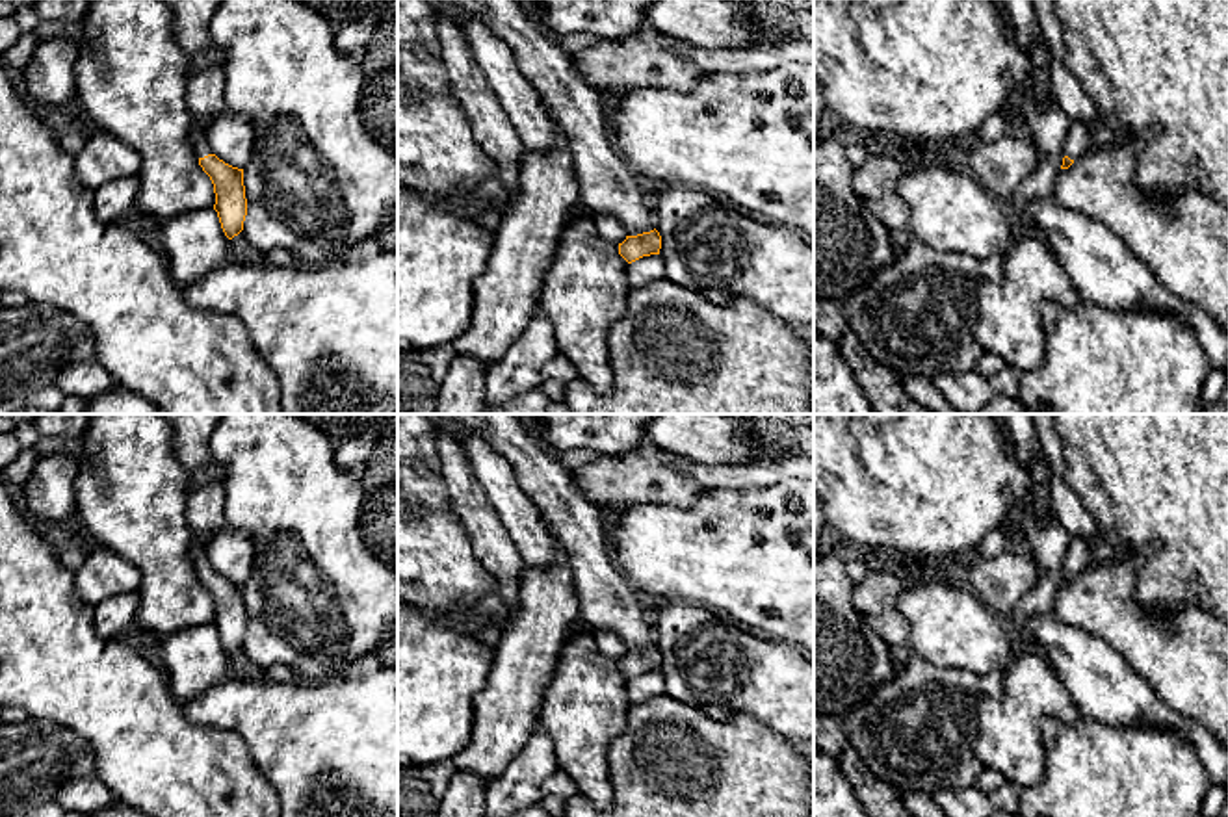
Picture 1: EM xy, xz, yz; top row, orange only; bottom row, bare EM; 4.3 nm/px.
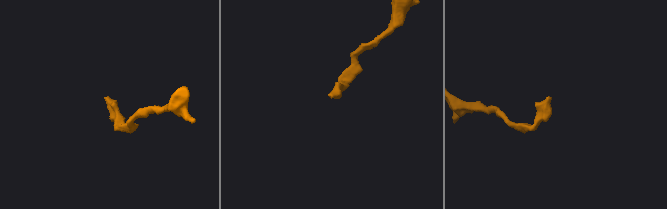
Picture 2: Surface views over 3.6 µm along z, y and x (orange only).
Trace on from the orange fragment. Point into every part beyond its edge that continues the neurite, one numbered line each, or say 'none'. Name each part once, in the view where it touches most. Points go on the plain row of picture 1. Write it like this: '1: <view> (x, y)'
1: xy (197, 552)

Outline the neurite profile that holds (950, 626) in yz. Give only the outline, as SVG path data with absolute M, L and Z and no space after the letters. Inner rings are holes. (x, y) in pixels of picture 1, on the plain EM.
M955 574L905 587L897 607L910 628L907 652L936 667L983 676L1009 670L1016 659L1007 637L1011 620L990 611Z

